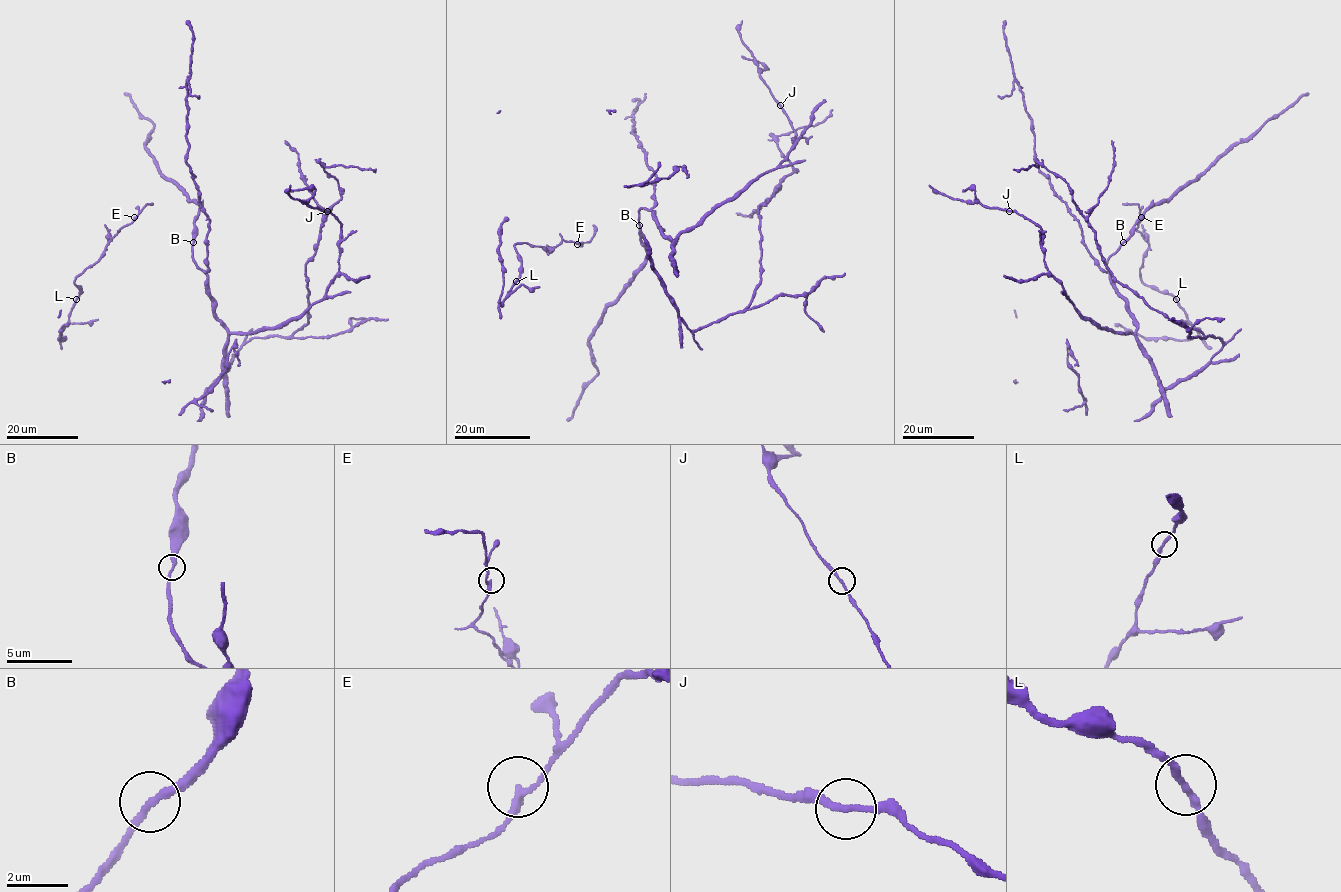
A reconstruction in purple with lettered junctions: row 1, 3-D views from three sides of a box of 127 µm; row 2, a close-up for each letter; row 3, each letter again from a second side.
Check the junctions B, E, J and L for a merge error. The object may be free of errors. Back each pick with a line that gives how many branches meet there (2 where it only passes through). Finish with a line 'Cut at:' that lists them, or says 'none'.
Cut at: none

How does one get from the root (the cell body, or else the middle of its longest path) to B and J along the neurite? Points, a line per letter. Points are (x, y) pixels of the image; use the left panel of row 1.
B: (216, 314), (207, 276), (193, 258), (193, 242)
J: (216, 314), (229, 332), (257, 332), (283, 326), (319, 302), (338, 271), (340, 223), (327, 211)

